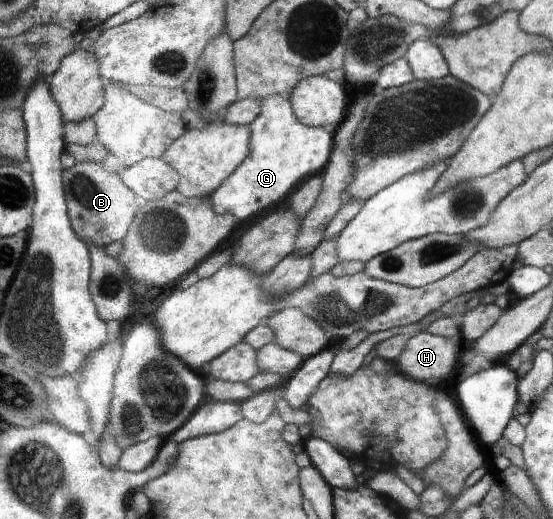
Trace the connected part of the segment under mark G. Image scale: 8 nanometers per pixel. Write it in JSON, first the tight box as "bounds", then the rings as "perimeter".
{"bounds":[210,95,332,222],"perimeter":[[[281,95],[261,98],[260,114],[250,123],[251,142],[248,160],[243,160],[244,164],[240,168],[236,167],[236,176],[229,176],[228,182],[223,182],[218,190],[210,196],[212,206],[217,213],[231,212],[236,215],[241,222],[254,216],[262,206],[272,206],[284,200],[298,182],[304,182],[312,175],[322,174],[326,162],[330,162],[330,152],[332,152],[332,136],[322,130],[305,125],[295,115],[294,105],[289,98]]]}

